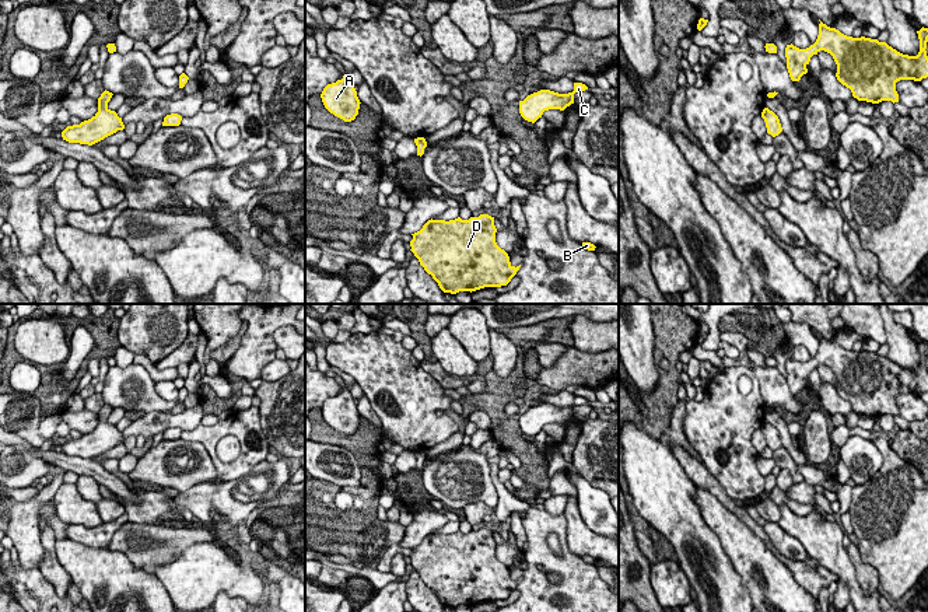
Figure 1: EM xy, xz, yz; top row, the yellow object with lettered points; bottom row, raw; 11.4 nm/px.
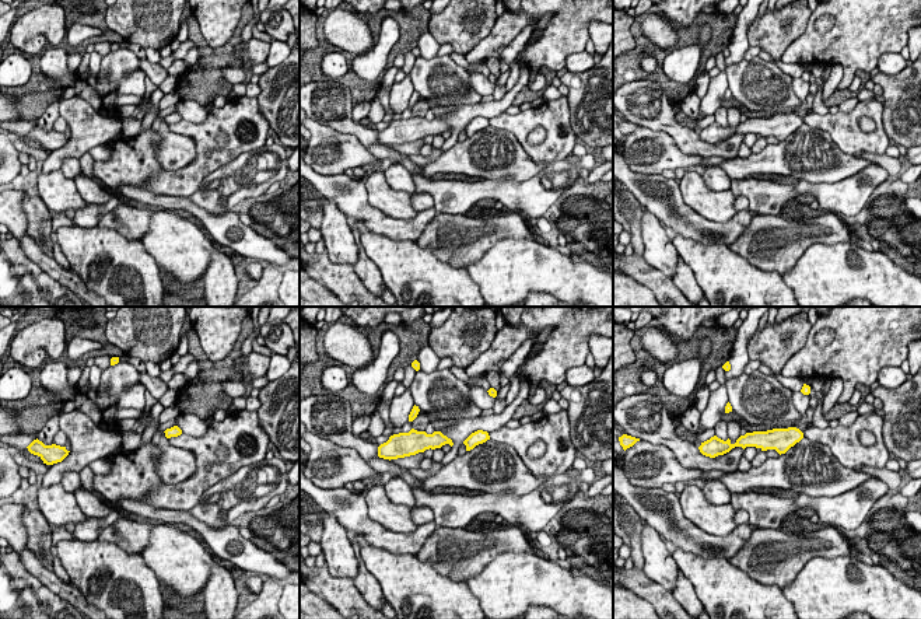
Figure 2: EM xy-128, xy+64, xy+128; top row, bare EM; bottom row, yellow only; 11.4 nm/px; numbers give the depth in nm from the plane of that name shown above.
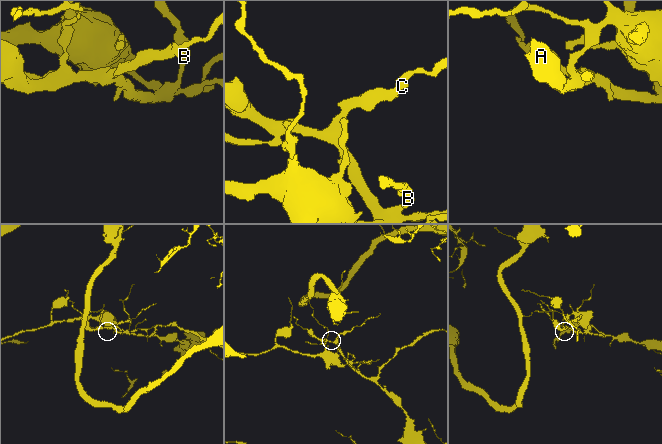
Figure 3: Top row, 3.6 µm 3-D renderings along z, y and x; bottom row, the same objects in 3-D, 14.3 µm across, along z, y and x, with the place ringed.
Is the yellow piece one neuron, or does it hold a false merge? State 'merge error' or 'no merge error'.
merge error

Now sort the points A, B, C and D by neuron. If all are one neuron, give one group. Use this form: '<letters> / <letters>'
A B C / D

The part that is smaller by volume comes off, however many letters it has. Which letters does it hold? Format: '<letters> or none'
D

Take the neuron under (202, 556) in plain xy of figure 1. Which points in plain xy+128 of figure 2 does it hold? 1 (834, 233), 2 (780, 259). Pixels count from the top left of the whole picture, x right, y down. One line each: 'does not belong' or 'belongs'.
1: does not belong
2: does not belong

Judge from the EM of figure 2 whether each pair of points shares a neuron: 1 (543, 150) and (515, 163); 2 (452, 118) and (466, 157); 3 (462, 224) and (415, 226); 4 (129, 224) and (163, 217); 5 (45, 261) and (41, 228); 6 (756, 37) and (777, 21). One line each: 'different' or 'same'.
1: different
2: different
3: different
4: different
5: different
6: same

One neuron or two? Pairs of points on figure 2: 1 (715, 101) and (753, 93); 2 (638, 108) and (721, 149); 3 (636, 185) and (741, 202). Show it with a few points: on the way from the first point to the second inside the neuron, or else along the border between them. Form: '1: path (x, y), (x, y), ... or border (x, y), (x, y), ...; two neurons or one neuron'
1: border (724, 70), (728, 87); two neurons
2: path (659, 115), (693, 146), (700, 147); one neuron
3: border (749, 210), (736, 212); two neurons

